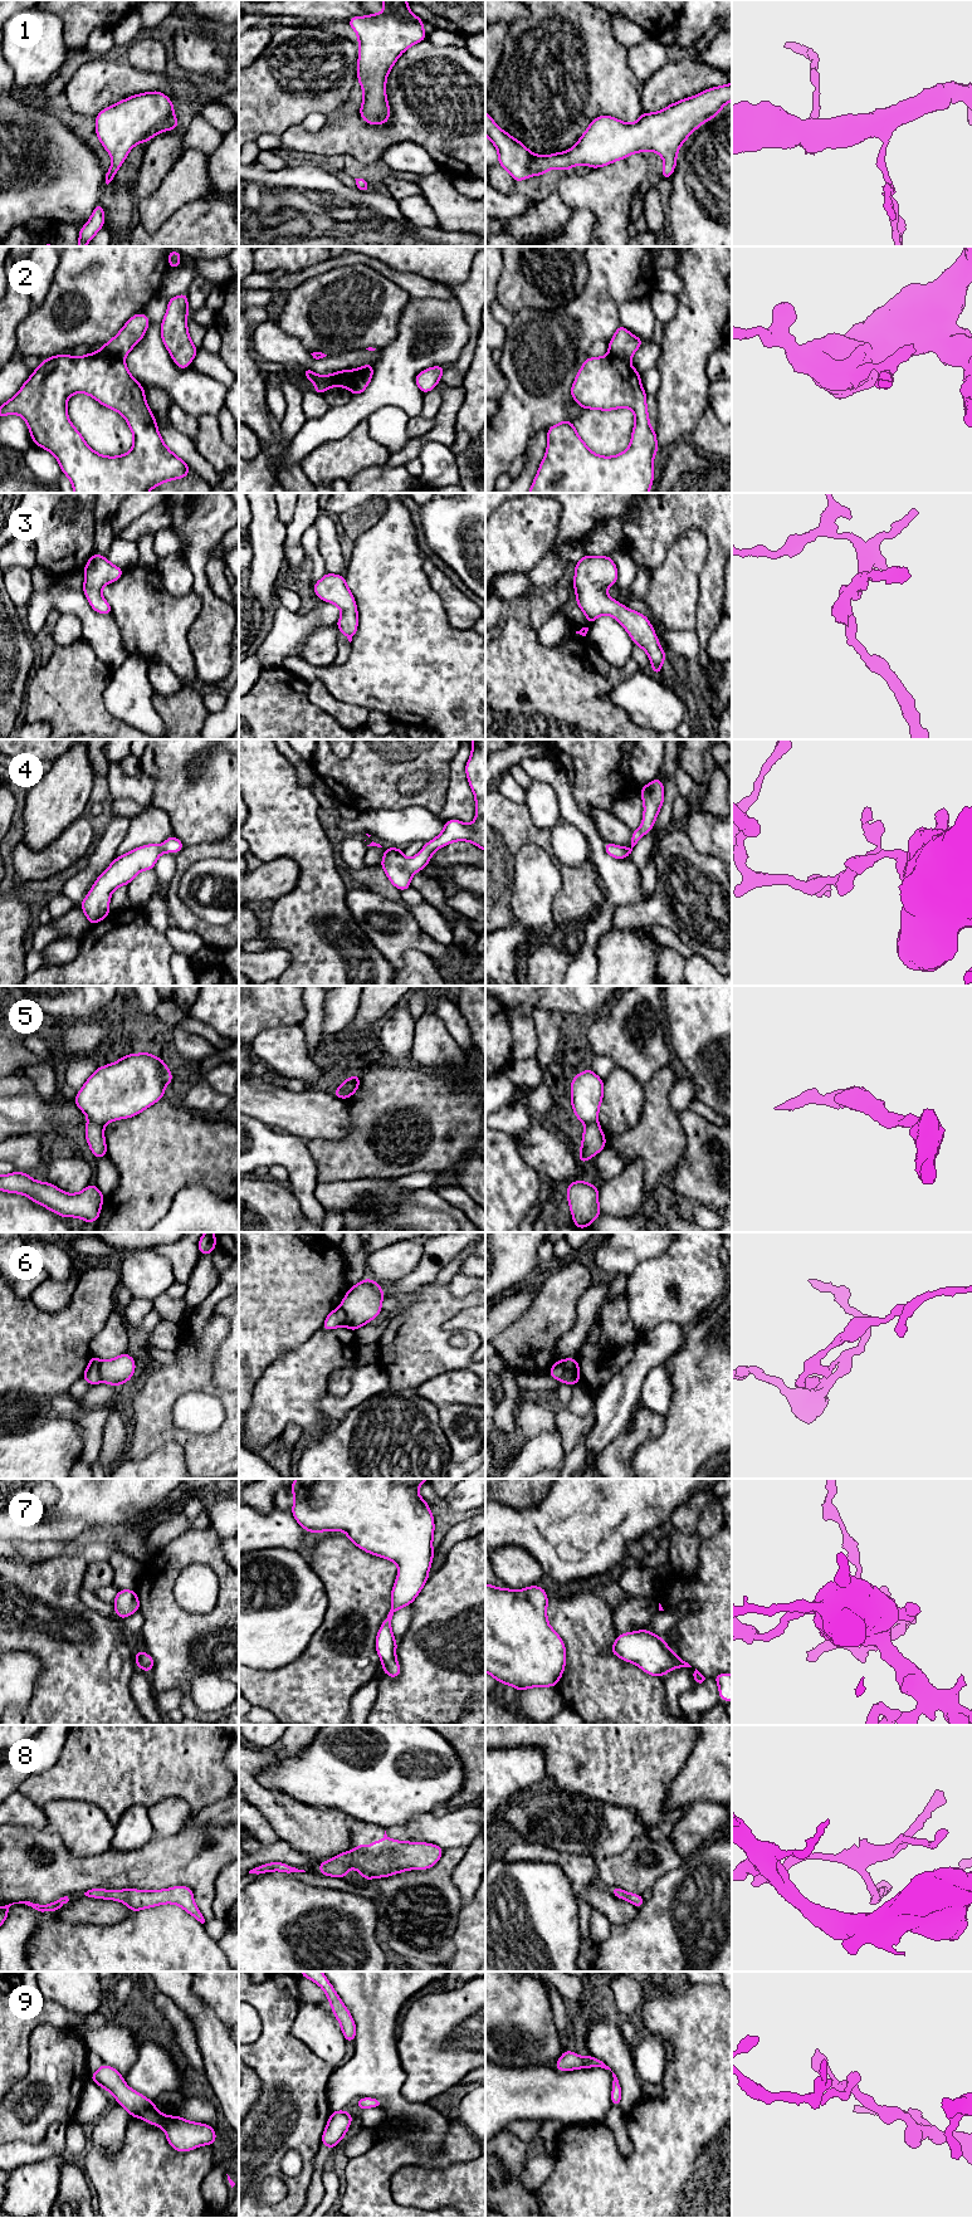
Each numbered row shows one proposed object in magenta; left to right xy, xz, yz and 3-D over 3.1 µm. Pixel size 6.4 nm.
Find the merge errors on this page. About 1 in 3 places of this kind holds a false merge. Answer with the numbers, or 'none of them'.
2, 5, 6

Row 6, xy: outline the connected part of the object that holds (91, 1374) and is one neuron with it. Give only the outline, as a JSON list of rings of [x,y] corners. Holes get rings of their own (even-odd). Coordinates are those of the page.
[[[91,1355],[88,1367],[82,1376],[92,1387],[102,1382],[98,1371],[99,1363],[101,1360],[97,1357]]]

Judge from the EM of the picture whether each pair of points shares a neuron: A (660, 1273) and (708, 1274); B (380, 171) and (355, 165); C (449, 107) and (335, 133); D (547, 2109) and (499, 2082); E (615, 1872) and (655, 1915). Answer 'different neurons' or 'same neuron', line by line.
A: same neuron
B: same neuron
C: same neuron
D: same neuron
E: different neurons

